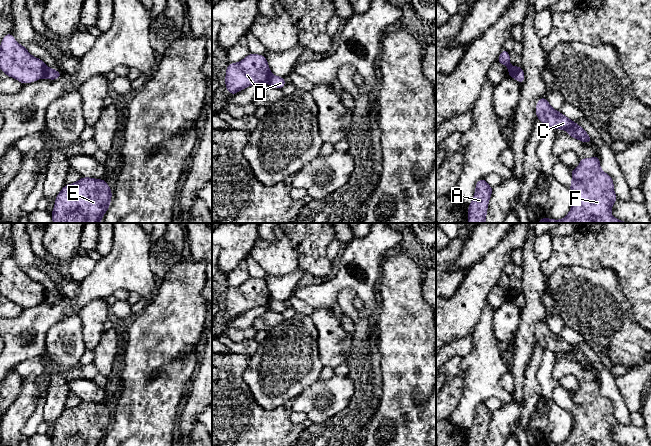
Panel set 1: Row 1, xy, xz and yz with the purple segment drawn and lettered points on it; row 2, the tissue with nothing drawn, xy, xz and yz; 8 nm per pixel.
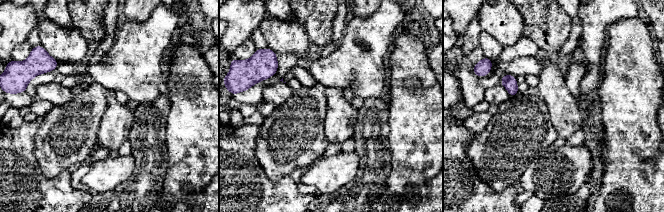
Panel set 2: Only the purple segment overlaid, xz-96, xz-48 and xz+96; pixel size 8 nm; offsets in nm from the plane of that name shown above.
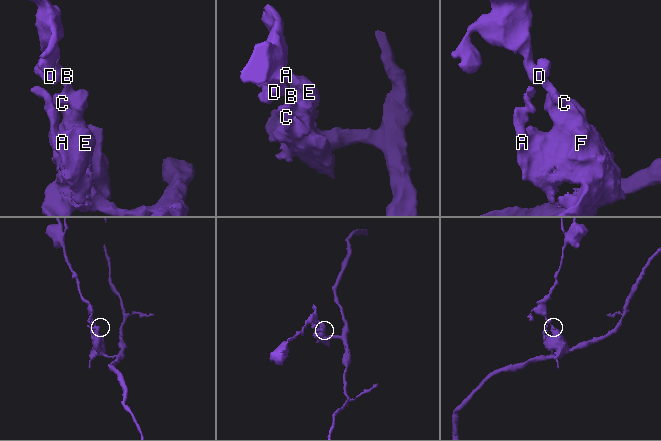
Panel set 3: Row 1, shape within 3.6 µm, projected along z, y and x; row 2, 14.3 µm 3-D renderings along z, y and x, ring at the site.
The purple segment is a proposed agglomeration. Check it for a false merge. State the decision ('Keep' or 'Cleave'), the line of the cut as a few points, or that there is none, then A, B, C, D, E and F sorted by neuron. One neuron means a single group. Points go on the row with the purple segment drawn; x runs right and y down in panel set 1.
Cleave. Split along xy (46, 67), (44, 76). Groups: A B C E F / D

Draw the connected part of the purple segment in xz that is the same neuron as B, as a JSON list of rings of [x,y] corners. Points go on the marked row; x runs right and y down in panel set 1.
[[[271,74],[267,81],[267,85],[278,89],[283,89],[286,85],[285,77],[279,77]]]

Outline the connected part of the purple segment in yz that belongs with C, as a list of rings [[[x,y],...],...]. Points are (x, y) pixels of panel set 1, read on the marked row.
[[[546,96],[539,99],[535,107],[535,112],[537,118],[543,125],[550,126],[555,131],[564,129],[572,138],[585,142],[586,144],[593,143],[589,134],[580,125],[567,118],[560,111],[554,110],[550,106]]]

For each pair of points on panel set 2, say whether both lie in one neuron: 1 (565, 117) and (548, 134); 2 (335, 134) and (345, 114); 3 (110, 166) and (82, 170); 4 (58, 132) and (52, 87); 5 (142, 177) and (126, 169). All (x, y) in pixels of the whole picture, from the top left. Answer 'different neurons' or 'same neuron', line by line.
1: different neurons
2: same neuron
3: different neurons
4: different neurons
5: different neurons

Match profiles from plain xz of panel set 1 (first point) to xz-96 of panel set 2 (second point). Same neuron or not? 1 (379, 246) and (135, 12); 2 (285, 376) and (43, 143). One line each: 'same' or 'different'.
1: different
2: same

